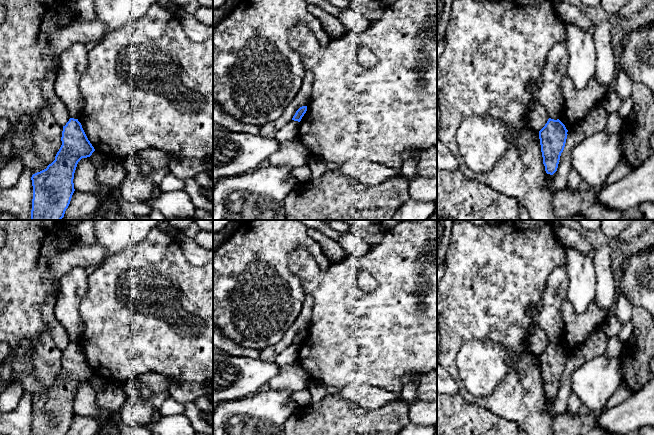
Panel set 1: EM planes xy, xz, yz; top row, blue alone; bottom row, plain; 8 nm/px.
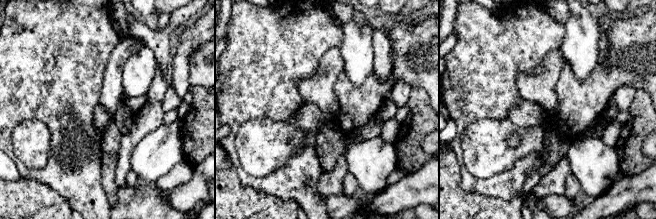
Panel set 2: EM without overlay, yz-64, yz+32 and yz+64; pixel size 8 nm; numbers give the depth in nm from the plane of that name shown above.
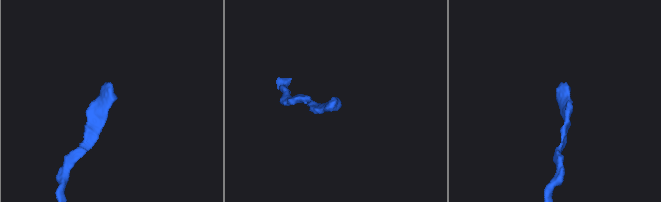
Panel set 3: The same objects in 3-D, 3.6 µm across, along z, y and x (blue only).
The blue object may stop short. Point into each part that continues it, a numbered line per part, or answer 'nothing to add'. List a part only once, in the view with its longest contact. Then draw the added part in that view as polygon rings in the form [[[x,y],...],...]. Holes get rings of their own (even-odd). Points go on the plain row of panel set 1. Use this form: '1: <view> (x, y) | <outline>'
nothing to add

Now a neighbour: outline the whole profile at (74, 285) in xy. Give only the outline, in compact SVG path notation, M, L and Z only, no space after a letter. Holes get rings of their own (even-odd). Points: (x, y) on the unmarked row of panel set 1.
M73 268L61 280L53 307L56 320L67 330L70 341L78 343L84 330L79 306L88 291L88 274L84 268Z

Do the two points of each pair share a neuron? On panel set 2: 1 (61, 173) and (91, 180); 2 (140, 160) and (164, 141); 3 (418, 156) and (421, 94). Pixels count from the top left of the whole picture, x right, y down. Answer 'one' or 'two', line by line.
1: one
2: one
3: one

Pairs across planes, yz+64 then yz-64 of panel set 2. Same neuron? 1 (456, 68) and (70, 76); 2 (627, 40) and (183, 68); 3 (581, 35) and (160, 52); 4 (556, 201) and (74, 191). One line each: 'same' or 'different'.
1: same
2: different
3: different
4: different

